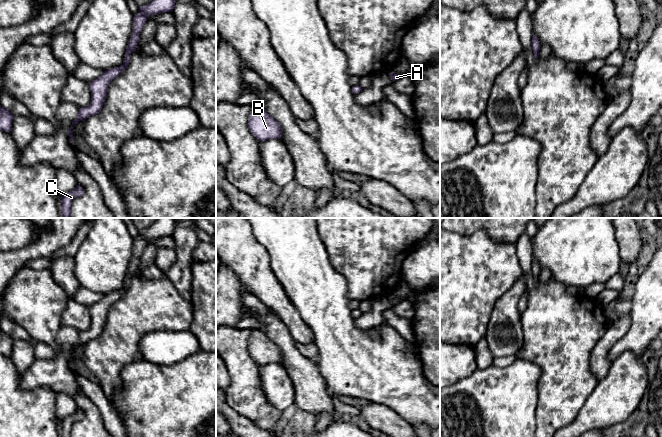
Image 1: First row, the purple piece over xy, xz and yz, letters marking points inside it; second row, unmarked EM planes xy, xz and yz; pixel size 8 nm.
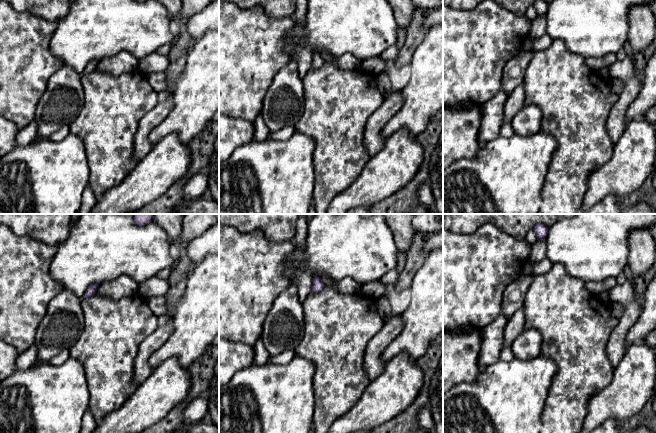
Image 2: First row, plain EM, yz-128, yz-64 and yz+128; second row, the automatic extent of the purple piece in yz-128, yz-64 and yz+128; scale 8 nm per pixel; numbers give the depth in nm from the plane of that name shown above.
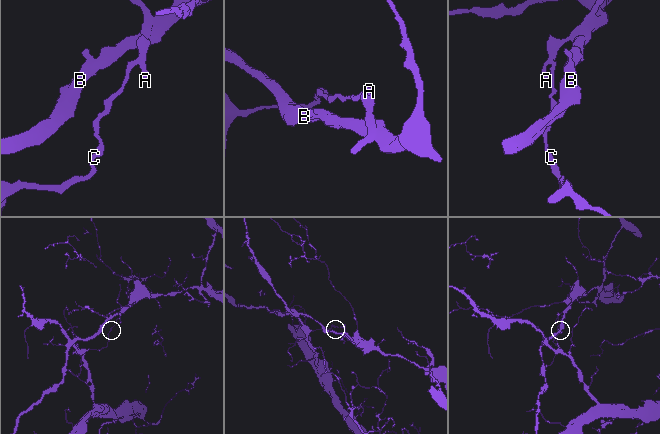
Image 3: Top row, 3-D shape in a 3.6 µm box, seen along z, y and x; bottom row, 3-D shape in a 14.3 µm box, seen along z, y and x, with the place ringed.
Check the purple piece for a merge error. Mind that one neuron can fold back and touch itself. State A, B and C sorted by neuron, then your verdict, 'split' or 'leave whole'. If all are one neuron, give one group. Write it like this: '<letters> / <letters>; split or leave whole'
A B / C; split

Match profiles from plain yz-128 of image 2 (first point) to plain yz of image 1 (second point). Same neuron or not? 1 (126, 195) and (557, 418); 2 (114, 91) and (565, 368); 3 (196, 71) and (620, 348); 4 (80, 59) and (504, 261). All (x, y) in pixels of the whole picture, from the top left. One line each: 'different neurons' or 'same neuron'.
1: different neurons
2: same neuron
3: same neuron
4: different neurons

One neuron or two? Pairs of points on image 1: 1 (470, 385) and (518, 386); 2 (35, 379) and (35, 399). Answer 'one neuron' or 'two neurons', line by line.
1: one neuron
2: two neurons

